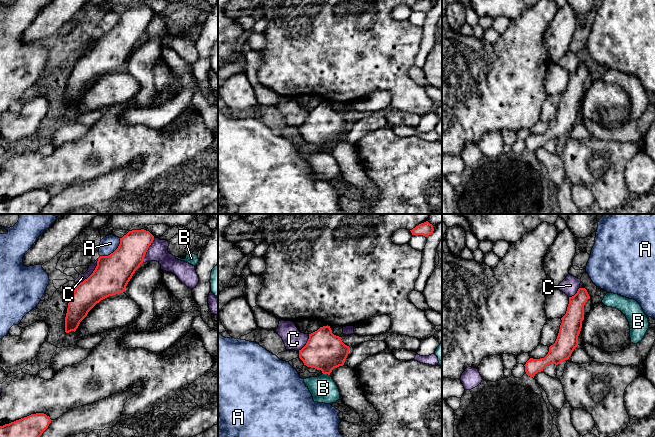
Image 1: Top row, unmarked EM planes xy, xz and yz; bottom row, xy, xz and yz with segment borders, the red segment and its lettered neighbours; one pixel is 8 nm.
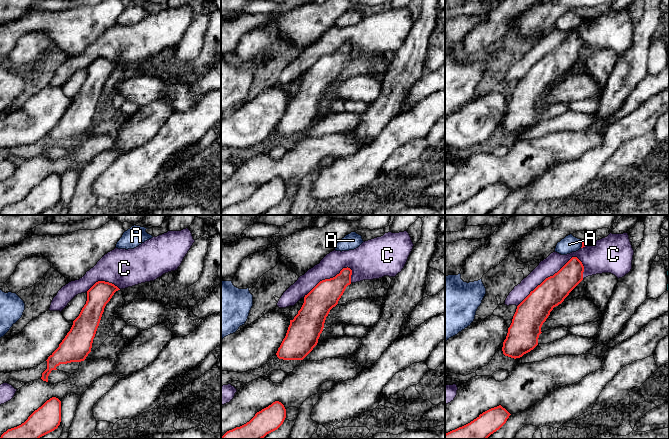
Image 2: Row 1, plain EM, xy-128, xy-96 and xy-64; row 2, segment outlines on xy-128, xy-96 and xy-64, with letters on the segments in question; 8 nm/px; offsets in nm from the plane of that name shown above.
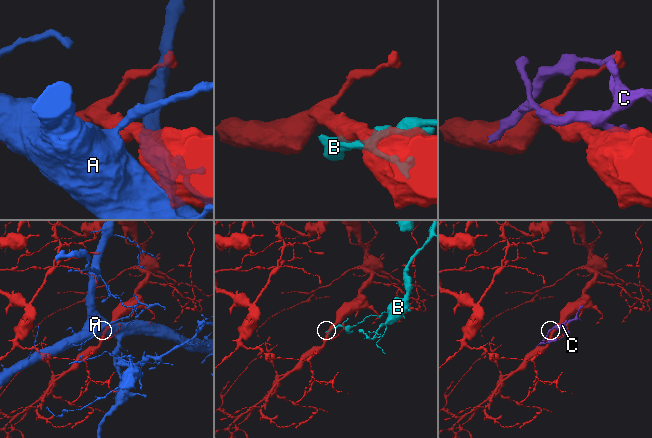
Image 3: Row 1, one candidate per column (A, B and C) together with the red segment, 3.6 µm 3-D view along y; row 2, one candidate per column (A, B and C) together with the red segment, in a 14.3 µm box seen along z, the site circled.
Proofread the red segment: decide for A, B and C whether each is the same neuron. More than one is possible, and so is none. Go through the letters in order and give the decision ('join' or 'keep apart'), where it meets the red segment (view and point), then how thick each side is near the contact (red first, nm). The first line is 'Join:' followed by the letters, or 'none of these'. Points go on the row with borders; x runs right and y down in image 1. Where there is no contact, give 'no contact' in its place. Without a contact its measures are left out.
Join: none of these
A: keep apart | xy (114, 251) | 280/140 nm
B: keep apart | xz (326, 373) | 320/200 nm
C: keep apart | xy (91, 274) | 280/60 nm

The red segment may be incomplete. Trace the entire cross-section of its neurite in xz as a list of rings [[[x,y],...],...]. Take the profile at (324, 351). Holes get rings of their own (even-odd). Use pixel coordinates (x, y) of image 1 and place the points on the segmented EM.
[[[327,325],[309,334],[306,345],[299,350],[299,358],[307,367],[330,375],[334,368],[344,365],[349,351],[350,347],[342,342],[341,337],[334,335]]]

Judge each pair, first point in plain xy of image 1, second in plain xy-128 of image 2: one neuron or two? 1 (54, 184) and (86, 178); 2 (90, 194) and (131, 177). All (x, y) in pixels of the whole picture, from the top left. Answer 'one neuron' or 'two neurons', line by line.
1: two neurons
2: one neuron

